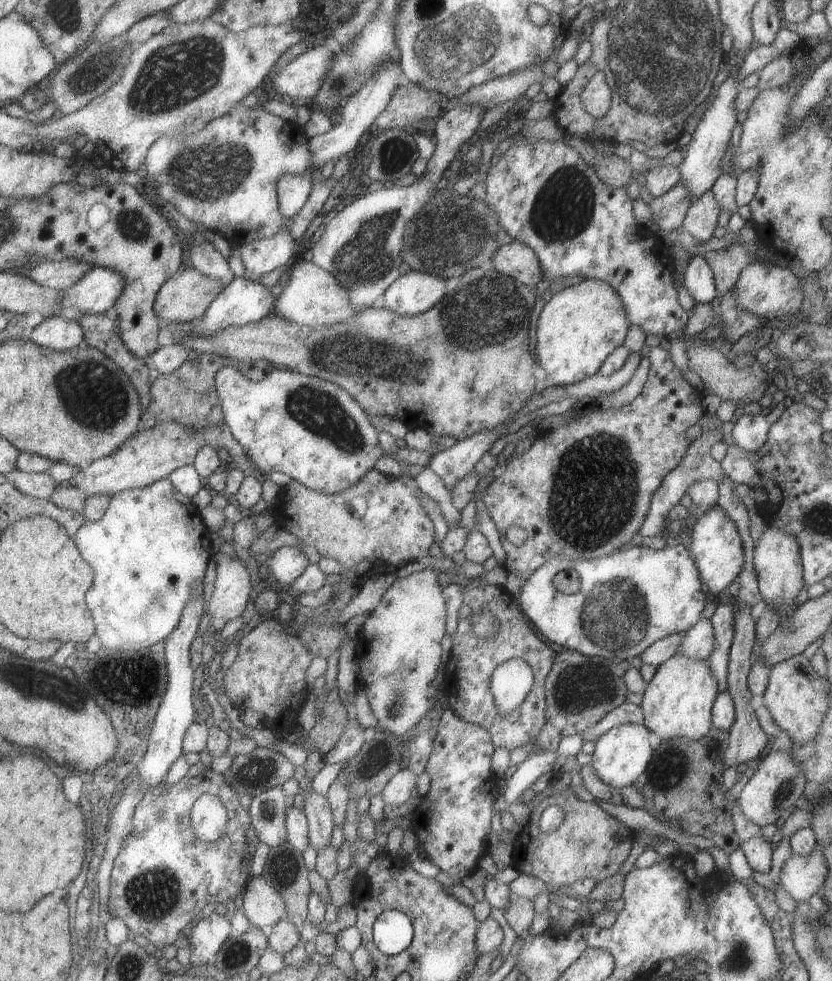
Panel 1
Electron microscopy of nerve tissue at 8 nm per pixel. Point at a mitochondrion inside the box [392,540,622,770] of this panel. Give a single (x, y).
(577, 687)

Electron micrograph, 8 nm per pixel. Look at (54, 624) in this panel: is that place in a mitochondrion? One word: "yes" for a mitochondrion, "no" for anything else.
no

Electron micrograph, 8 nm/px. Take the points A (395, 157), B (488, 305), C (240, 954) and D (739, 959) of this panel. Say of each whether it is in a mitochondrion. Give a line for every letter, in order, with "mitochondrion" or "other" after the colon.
A: mitochondrion
B: mitochondrion
C: mitochondrion
D: mitochondrion

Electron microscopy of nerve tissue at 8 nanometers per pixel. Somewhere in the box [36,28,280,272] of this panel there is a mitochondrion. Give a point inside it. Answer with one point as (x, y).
(179, 73)

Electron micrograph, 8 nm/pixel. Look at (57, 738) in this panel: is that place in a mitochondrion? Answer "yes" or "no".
no

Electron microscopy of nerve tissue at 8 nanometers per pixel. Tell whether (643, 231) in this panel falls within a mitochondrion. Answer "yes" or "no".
no

